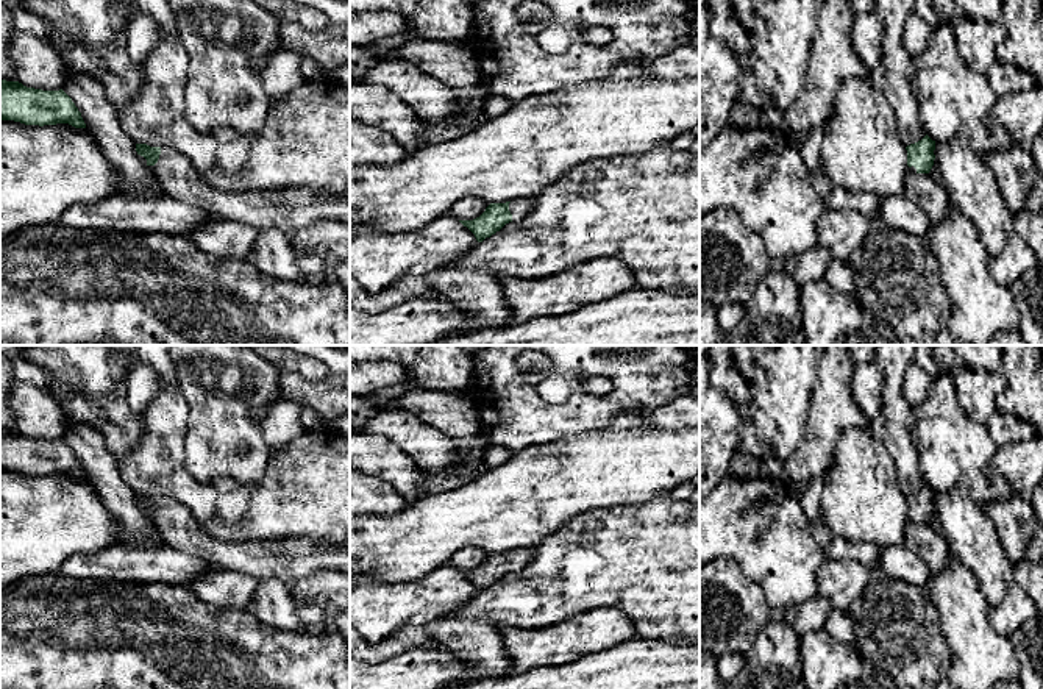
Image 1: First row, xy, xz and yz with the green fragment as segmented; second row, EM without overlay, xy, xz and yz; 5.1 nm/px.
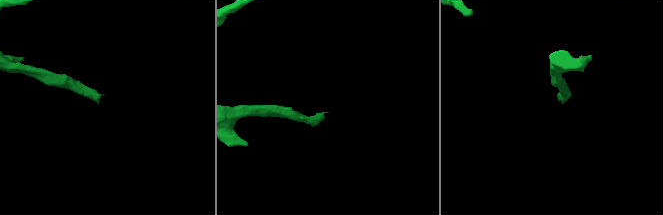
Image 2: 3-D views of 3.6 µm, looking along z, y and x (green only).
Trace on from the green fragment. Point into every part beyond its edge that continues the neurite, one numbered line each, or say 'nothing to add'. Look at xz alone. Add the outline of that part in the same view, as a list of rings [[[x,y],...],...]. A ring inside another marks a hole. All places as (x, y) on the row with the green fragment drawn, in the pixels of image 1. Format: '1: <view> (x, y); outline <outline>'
1: xz (519, 208); outline [[[536,197],[534,198],[520,198],[520,200],[512,200],[509,203],[509,211],[512,214],[512,220],[520,220],[526,214],[529,214],[534,208]]]

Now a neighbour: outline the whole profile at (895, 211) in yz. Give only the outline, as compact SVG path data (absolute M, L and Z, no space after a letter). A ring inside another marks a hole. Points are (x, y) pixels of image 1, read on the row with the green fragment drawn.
M904 194L881 198L879 220L888 228L920 237L926 237L931 228L927 214Z

